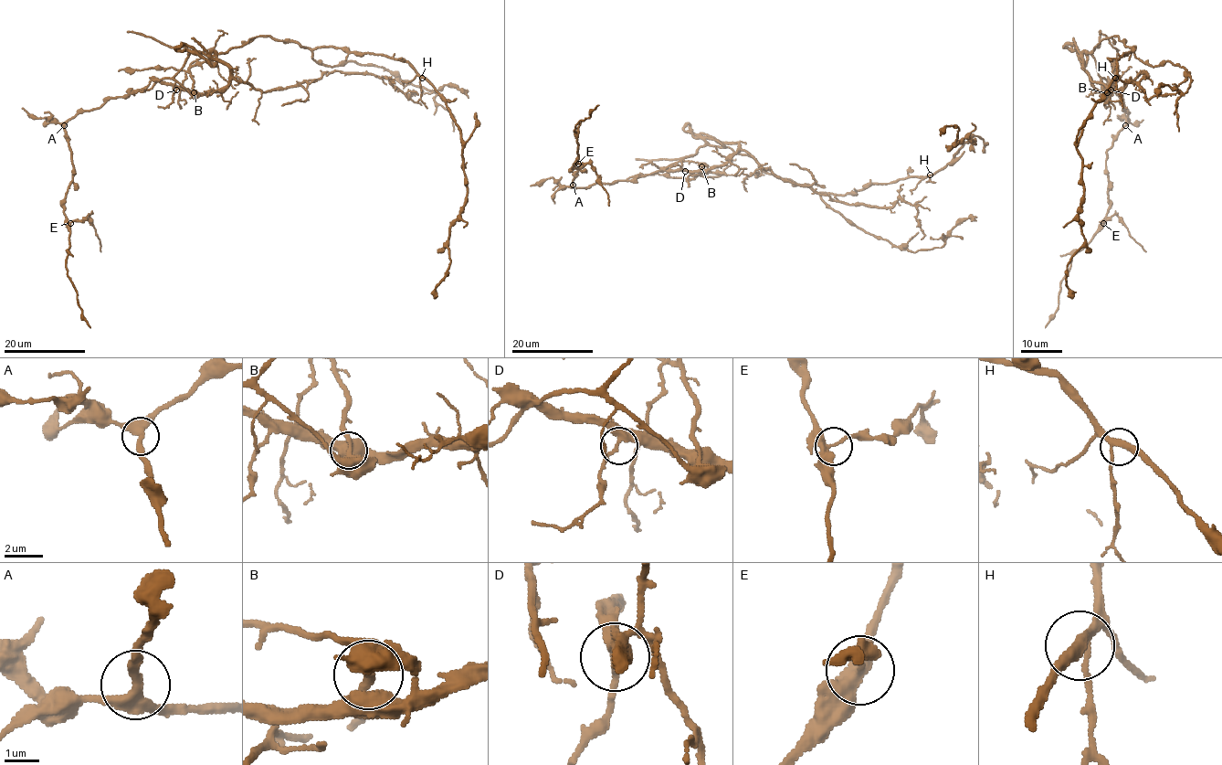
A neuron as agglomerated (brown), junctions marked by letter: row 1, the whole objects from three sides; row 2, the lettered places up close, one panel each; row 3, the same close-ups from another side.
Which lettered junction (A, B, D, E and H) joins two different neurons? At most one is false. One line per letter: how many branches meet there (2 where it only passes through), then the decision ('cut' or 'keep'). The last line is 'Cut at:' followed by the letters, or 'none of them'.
A: branches 3; keep
B: branches 3; keep
D: branches 3; keep
E: branches 3; keep
H: branches 3; keep
Cut at: none of them

